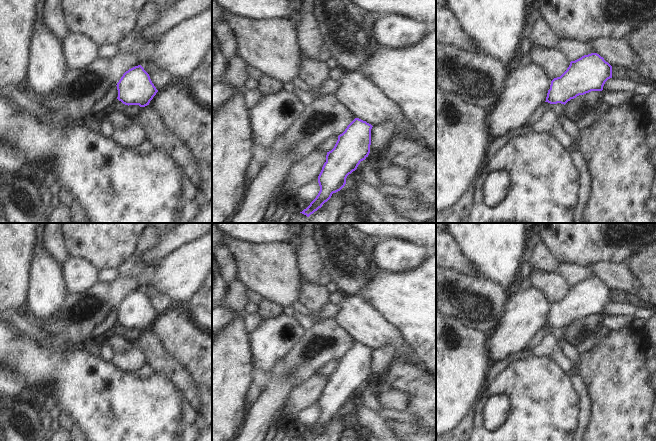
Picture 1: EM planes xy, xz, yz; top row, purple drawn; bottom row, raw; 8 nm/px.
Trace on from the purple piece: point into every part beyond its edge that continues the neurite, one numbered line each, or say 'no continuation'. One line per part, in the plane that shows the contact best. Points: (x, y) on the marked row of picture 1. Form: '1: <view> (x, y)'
no continuation

